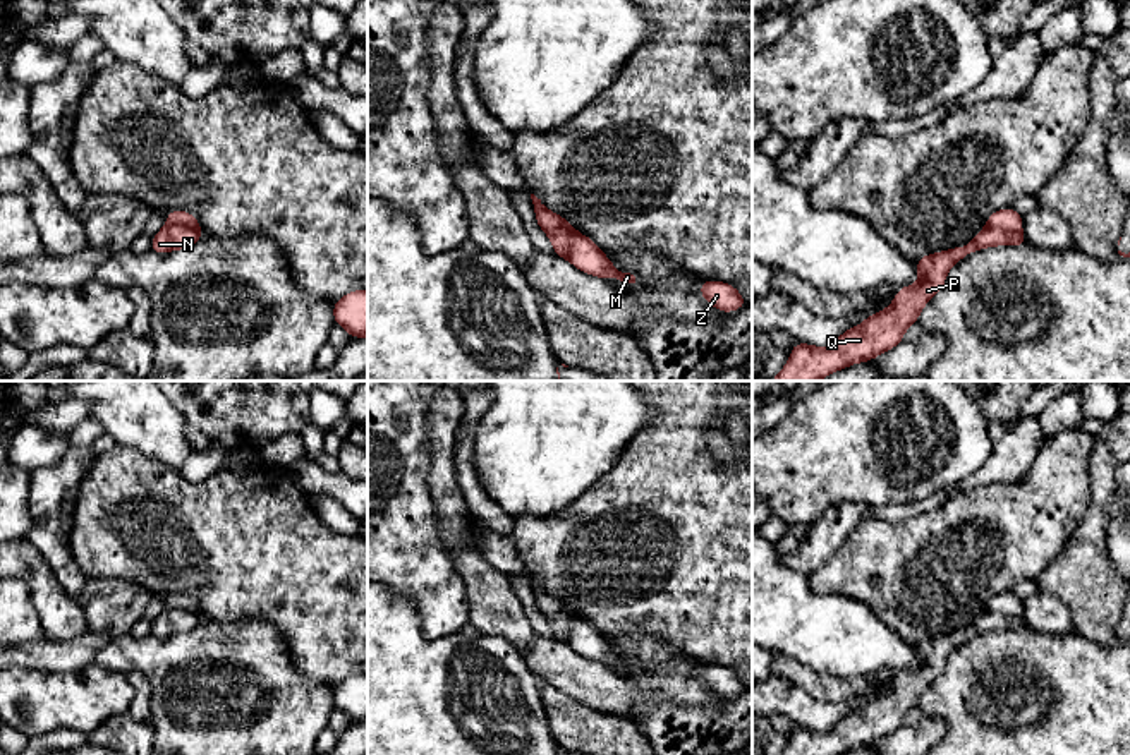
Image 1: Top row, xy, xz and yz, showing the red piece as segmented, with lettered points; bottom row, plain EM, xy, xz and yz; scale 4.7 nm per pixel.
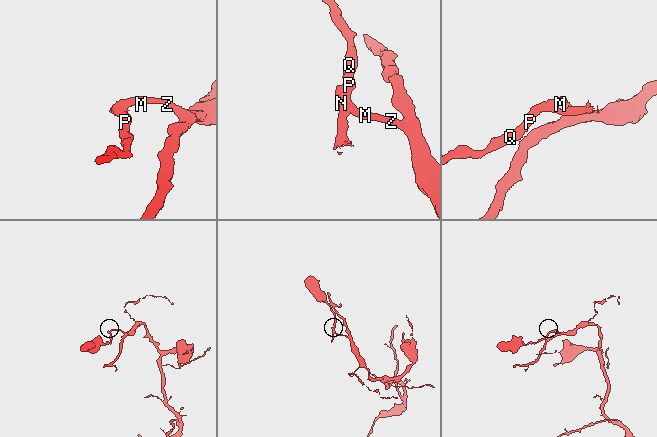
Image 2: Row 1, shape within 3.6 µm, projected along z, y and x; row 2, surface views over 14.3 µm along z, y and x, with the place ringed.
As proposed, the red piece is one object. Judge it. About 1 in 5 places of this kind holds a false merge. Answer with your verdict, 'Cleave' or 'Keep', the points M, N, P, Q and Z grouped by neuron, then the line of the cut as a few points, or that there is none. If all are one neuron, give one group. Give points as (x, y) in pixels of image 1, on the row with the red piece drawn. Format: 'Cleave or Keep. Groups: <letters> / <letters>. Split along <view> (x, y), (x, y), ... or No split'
Cleave. Groups: M Z / N P Q. Split along xy (169, 220), (189, 225), (201, 235)

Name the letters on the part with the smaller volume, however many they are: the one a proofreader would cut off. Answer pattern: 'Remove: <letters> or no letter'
Remove: N, P, Q

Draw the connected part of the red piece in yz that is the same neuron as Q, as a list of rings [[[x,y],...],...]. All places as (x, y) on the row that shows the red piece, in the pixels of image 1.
[[[986,225],[965,247],[927,254],[915,263],[920,280],[896,290],[890,307],[871,314],[859,326],[841,333],[828,347],[795,343],[790,360],[771,381],[819,381],[857,362],[867,362],[903,341],[905,329],[919,321],[920,309],[943,288],[948,269],[979,249],[1027,245],[1024,233],[1010,233]]]

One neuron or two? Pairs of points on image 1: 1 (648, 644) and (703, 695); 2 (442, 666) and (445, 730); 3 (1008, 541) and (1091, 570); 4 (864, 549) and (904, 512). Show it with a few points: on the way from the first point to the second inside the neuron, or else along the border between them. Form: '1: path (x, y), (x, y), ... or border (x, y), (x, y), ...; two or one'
1: path (662, 658), (689, 685); one
2: path (442, 682), (442, 714); one
3: border (1079, 524), (1060, 553), (1034, 579); two
4: border (935, 510), (902, 520), (873, 519); two

